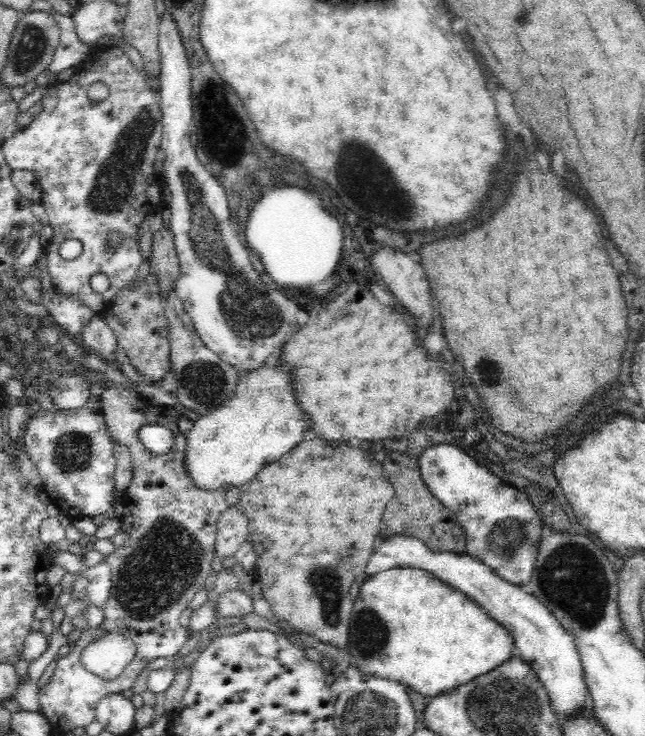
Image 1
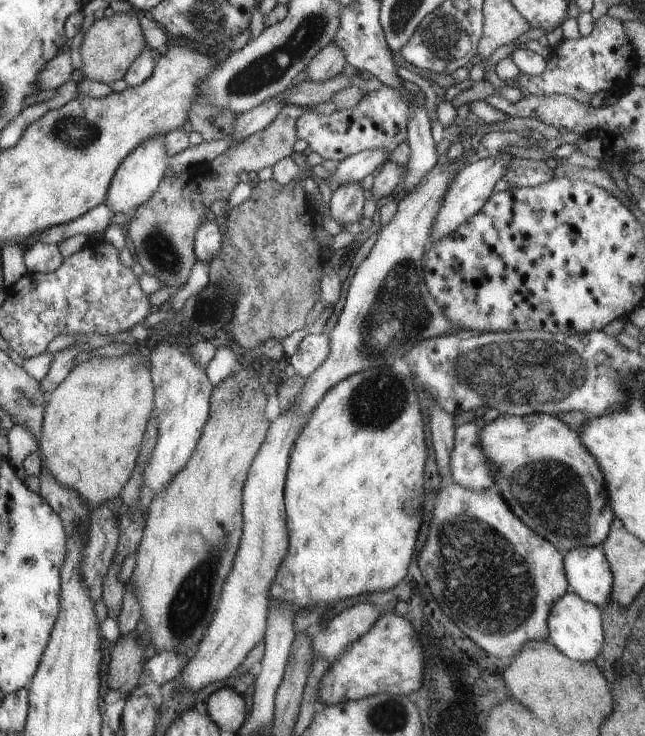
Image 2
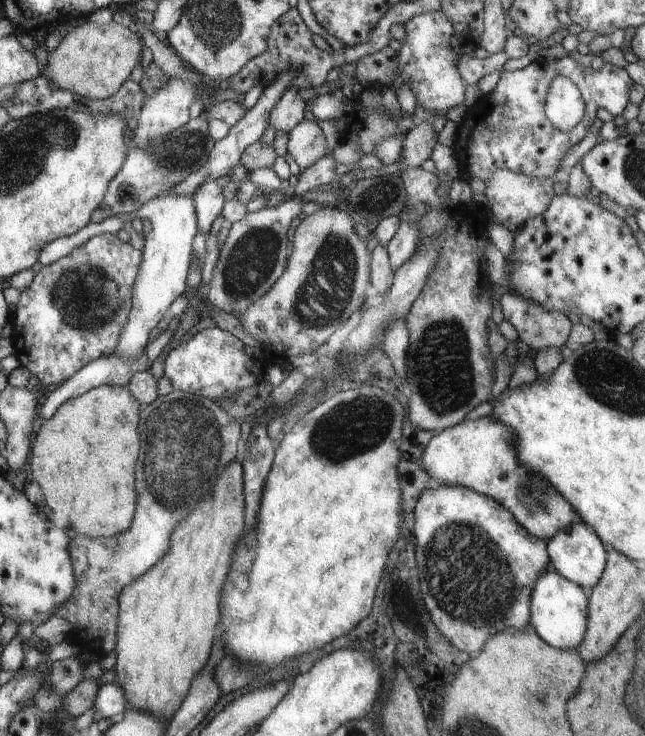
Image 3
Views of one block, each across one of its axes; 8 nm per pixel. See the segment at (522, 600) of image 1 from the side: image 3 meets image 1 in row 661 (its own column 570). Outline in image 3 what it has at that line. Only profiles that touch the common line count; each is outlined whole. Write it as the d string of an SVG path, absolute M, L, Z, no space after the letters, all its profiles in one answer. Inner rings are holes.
M571 522L569 526L565 526L553 538L546 541L548 542L549 562L557 574L569 579L569 582L581 586L586 591L597 584L607 558L605 558L605 548L601 544L602 540L599 540L596 531L587 523Z

